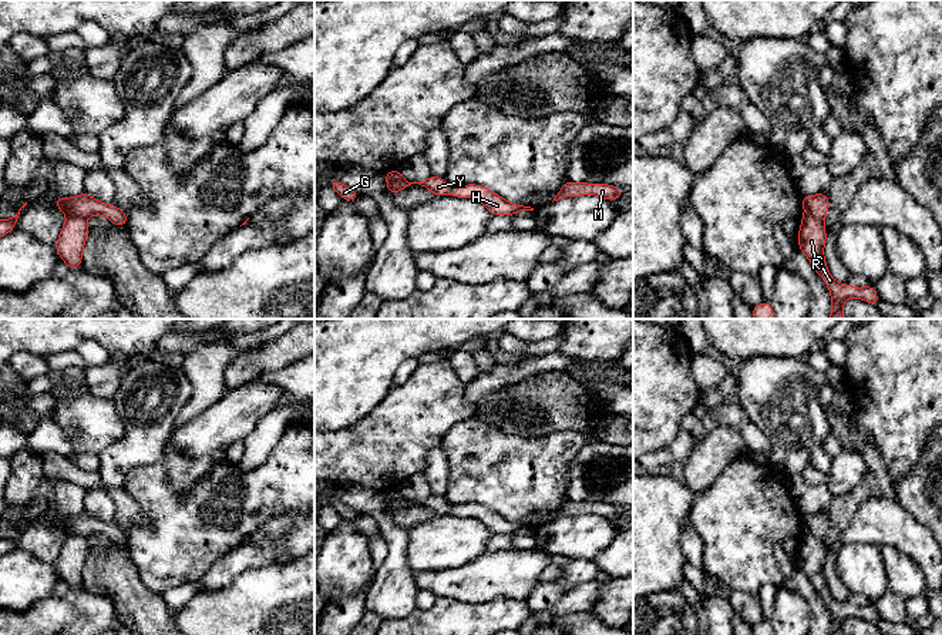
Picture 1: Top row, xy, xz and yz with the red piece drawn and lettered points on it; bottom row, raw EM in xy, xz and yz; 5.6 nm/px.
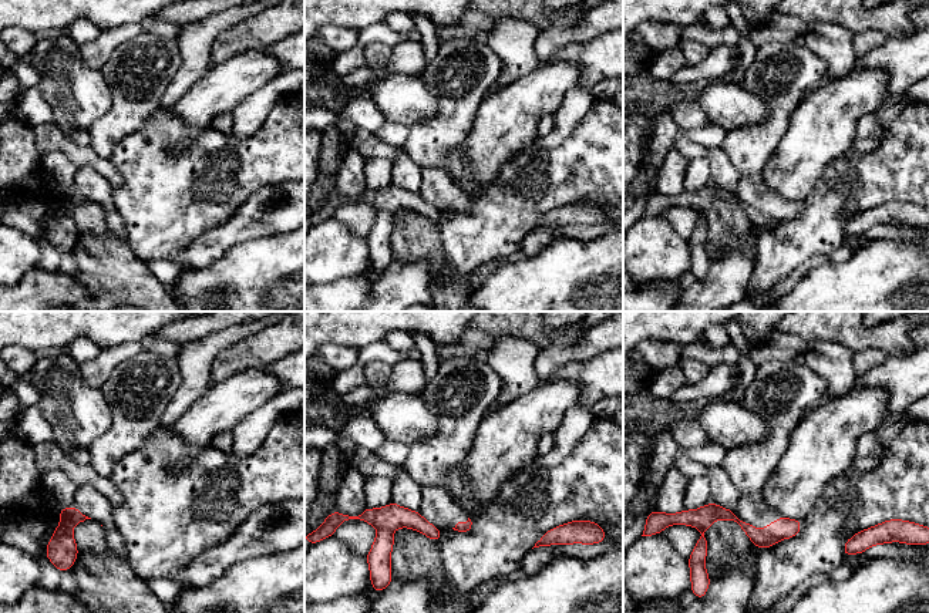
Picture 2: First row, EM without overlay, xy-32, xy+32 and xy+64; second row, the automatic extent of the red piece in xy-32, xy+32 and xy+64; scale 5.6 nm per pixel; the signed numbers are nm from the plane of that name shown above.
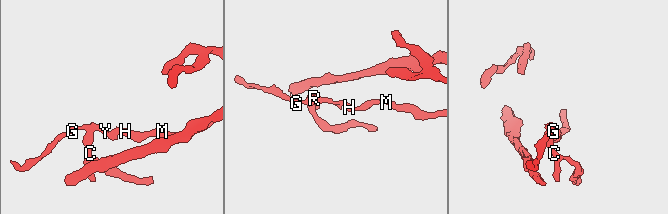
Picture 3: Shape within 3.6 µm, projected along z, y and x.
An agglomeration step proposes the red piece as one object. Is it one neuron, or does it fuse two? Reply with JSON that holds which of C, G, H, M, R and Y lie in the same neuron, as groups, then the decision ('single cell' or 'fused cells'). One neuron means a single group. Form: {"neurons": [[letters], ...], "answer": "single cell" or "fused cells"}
{"neurons": [["C", "R"], ["G", "H", "M", "Y"]], "answer": "fused cells"}

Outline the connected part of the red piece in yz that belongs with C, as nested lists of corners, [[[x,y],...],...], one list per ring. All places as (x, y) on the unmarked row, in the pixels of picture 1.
[[[804,532],[798,550],[798,568],[801,568],[817,594],[820,594],[831,612],[831,635],[844,635],[842,622],[851,616],[859,616],[874,625],[878,624],[878,614],[874,605],[852,607],[850,602],[838,602],[830,592],[824,578],[827,551],[824,540]]]

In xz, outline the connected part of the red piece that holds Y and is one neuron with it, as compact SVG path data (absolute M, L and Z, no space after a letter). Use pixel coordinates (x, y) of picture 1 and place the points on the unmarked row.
M434 494L428 495L423 501L408 501L404 497L397 500L396 503L387 501L387 510L394 514L396 511L406 508L411 503L420 503L421 505L430 508L435 515L453 514L458 517L478 518L492 534L515 534L517 531L521 531L521 530L534 530L534 527L531 525L511 523L502 515L489 510L488 507L477 503L458 505L454 513L450 513L447 510L448 501L444 497L438 497Z

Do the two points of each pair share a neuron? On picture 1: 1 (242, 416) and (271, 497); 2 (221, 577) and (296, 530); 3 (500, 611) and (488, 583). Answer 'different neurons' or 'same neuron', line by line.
1: different neurons
2: same neuron
3: different neurons

